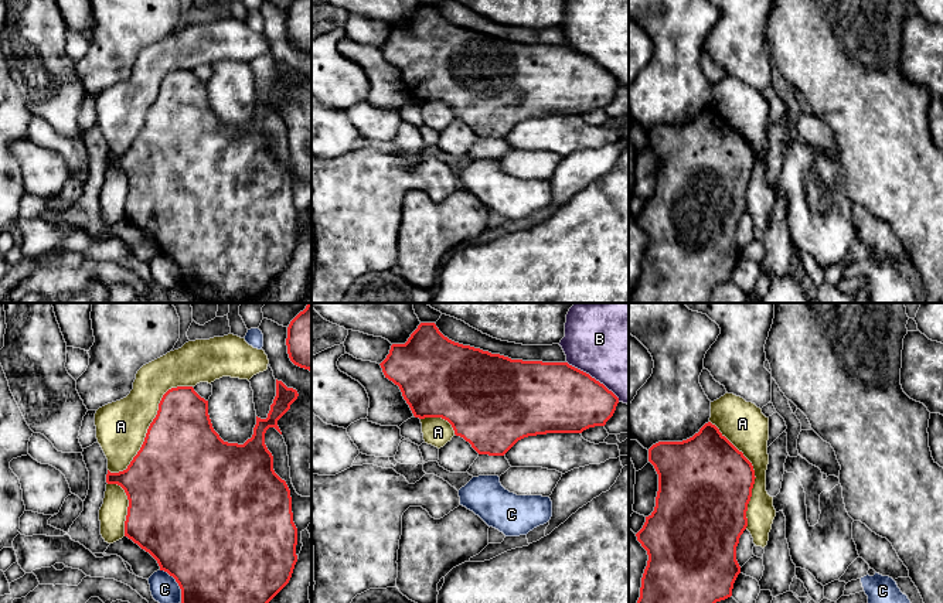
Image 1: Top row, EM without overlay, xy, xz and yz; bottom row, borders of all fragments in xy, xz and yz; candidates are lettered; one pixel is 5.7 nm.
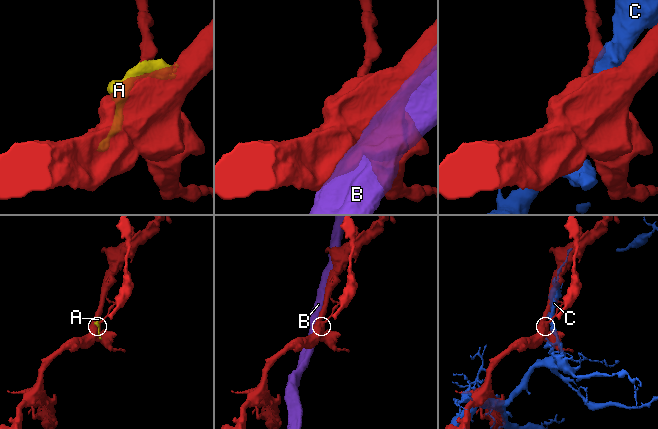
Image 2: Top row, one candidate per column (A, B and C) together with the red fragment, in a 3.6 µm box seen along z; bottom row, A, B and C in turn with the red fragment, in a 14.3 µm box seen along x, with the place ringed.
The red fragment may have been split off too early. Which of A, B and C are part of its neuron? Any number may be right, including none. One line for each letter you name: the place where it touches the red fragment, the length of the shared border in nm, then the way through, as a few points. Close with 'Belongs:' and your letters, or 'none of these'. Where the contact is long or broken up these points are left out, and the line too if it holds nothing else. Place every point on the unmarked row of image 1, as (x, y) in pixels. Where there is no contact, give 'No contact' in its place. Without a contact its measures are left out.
Belongs: none of these

